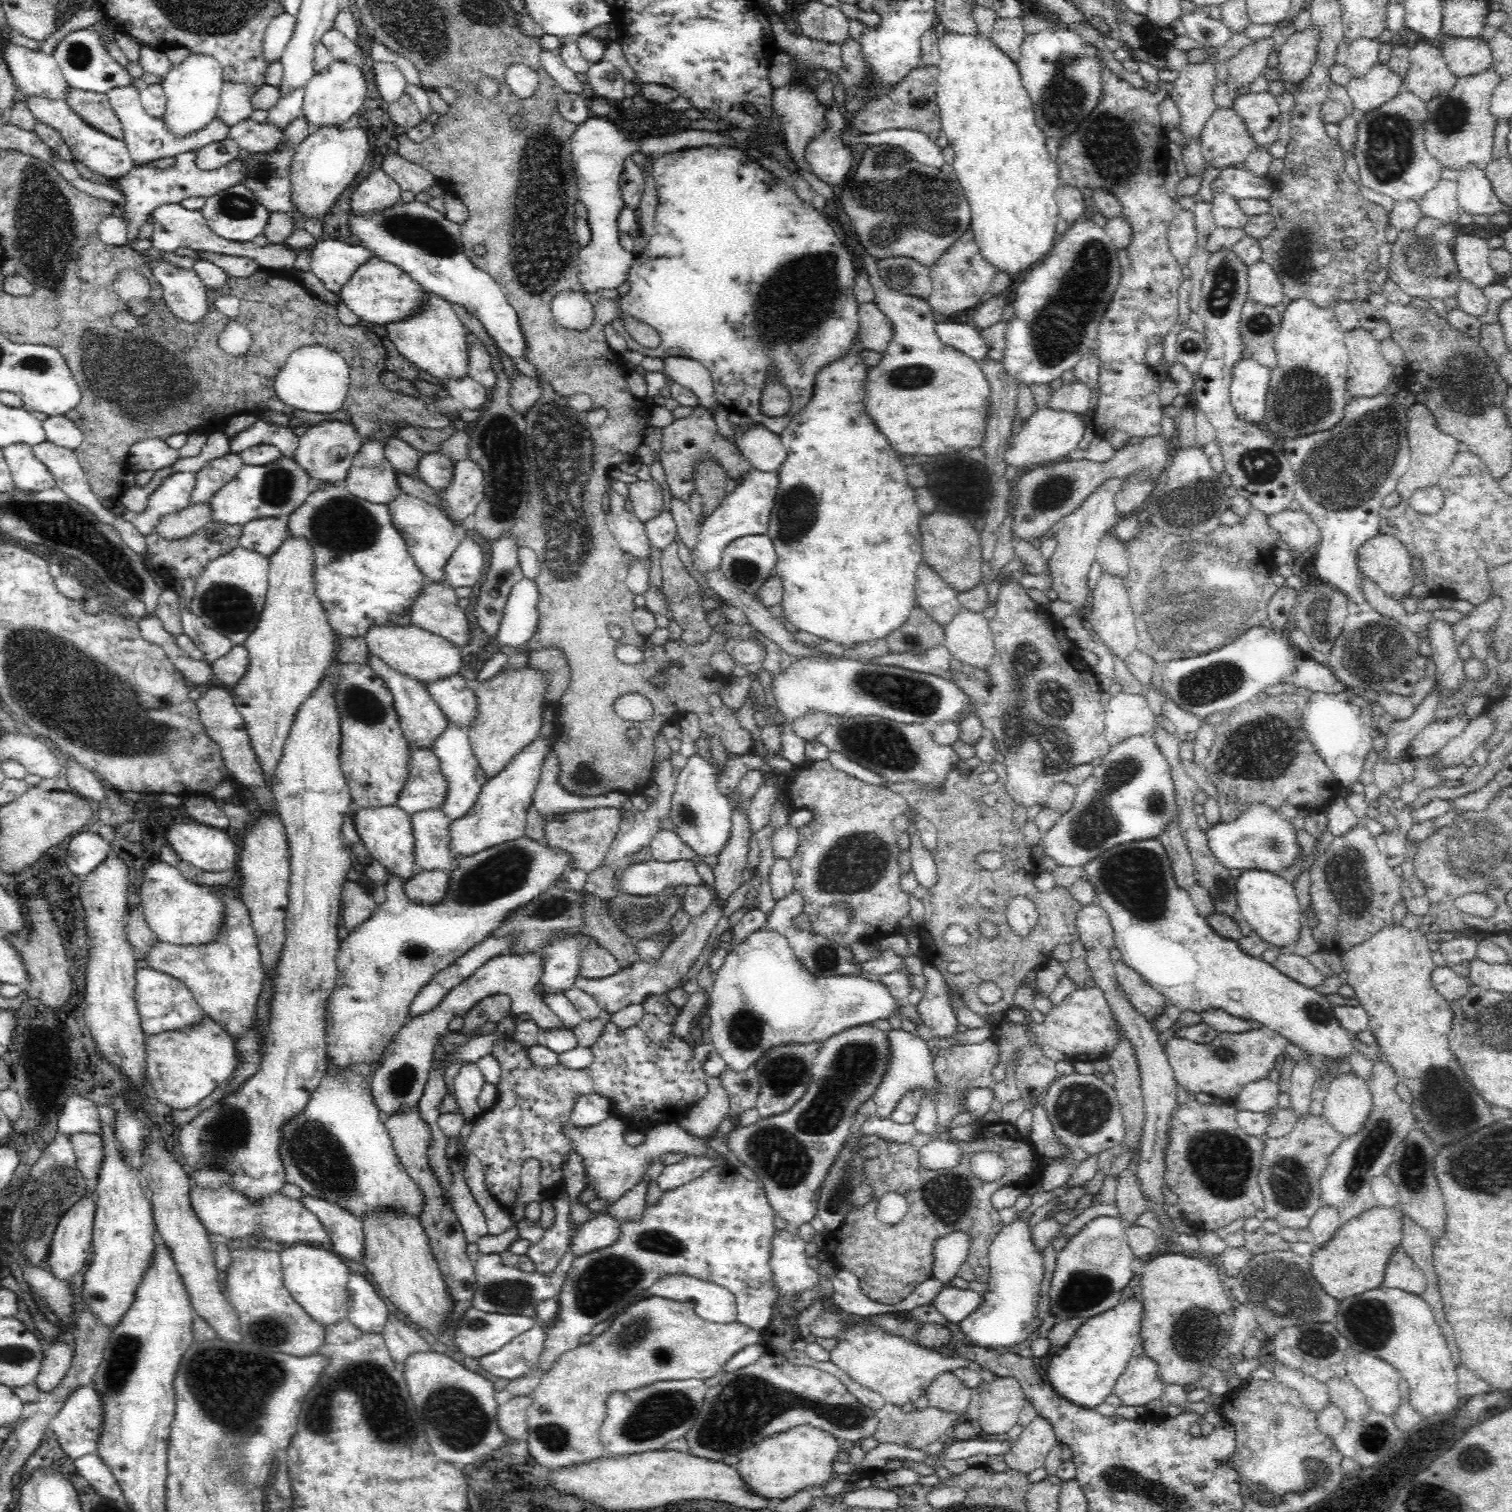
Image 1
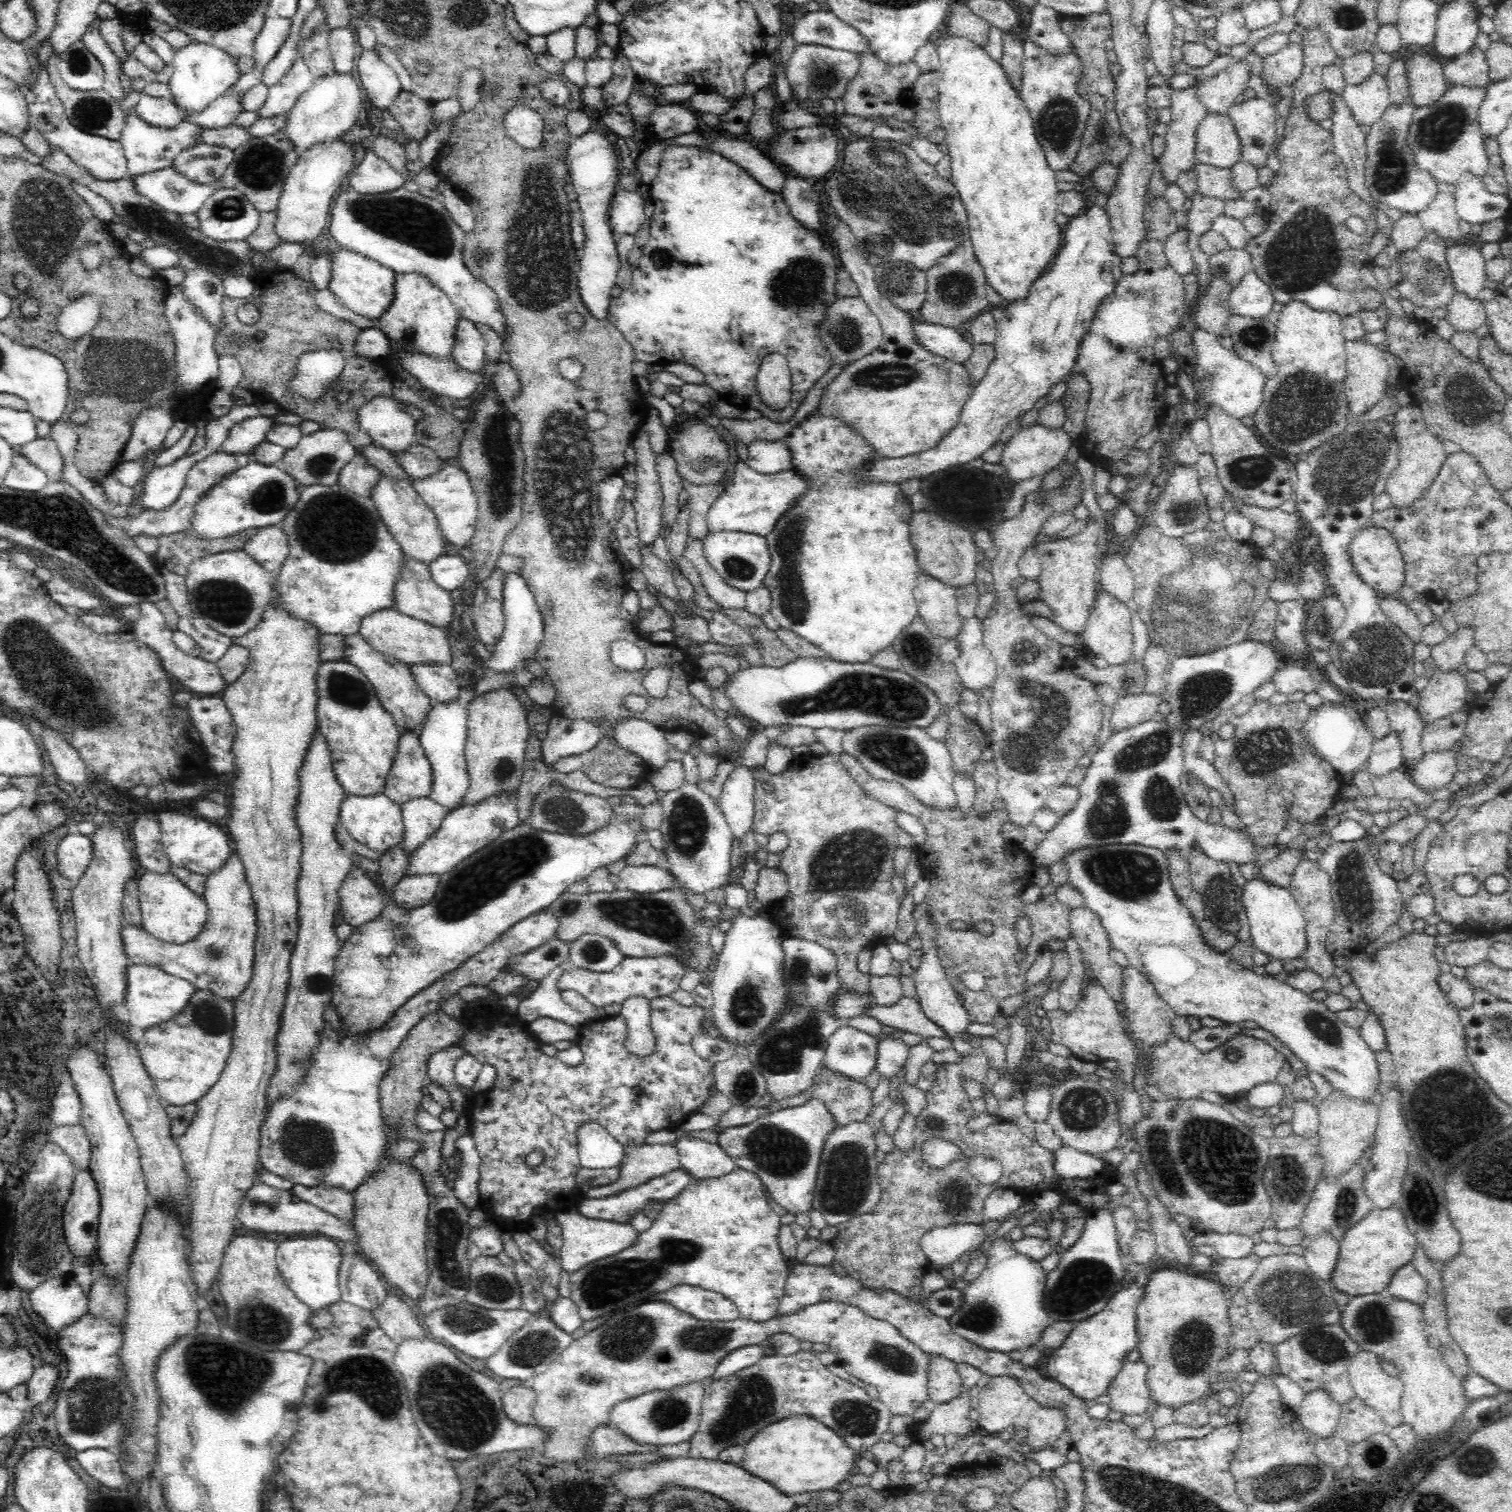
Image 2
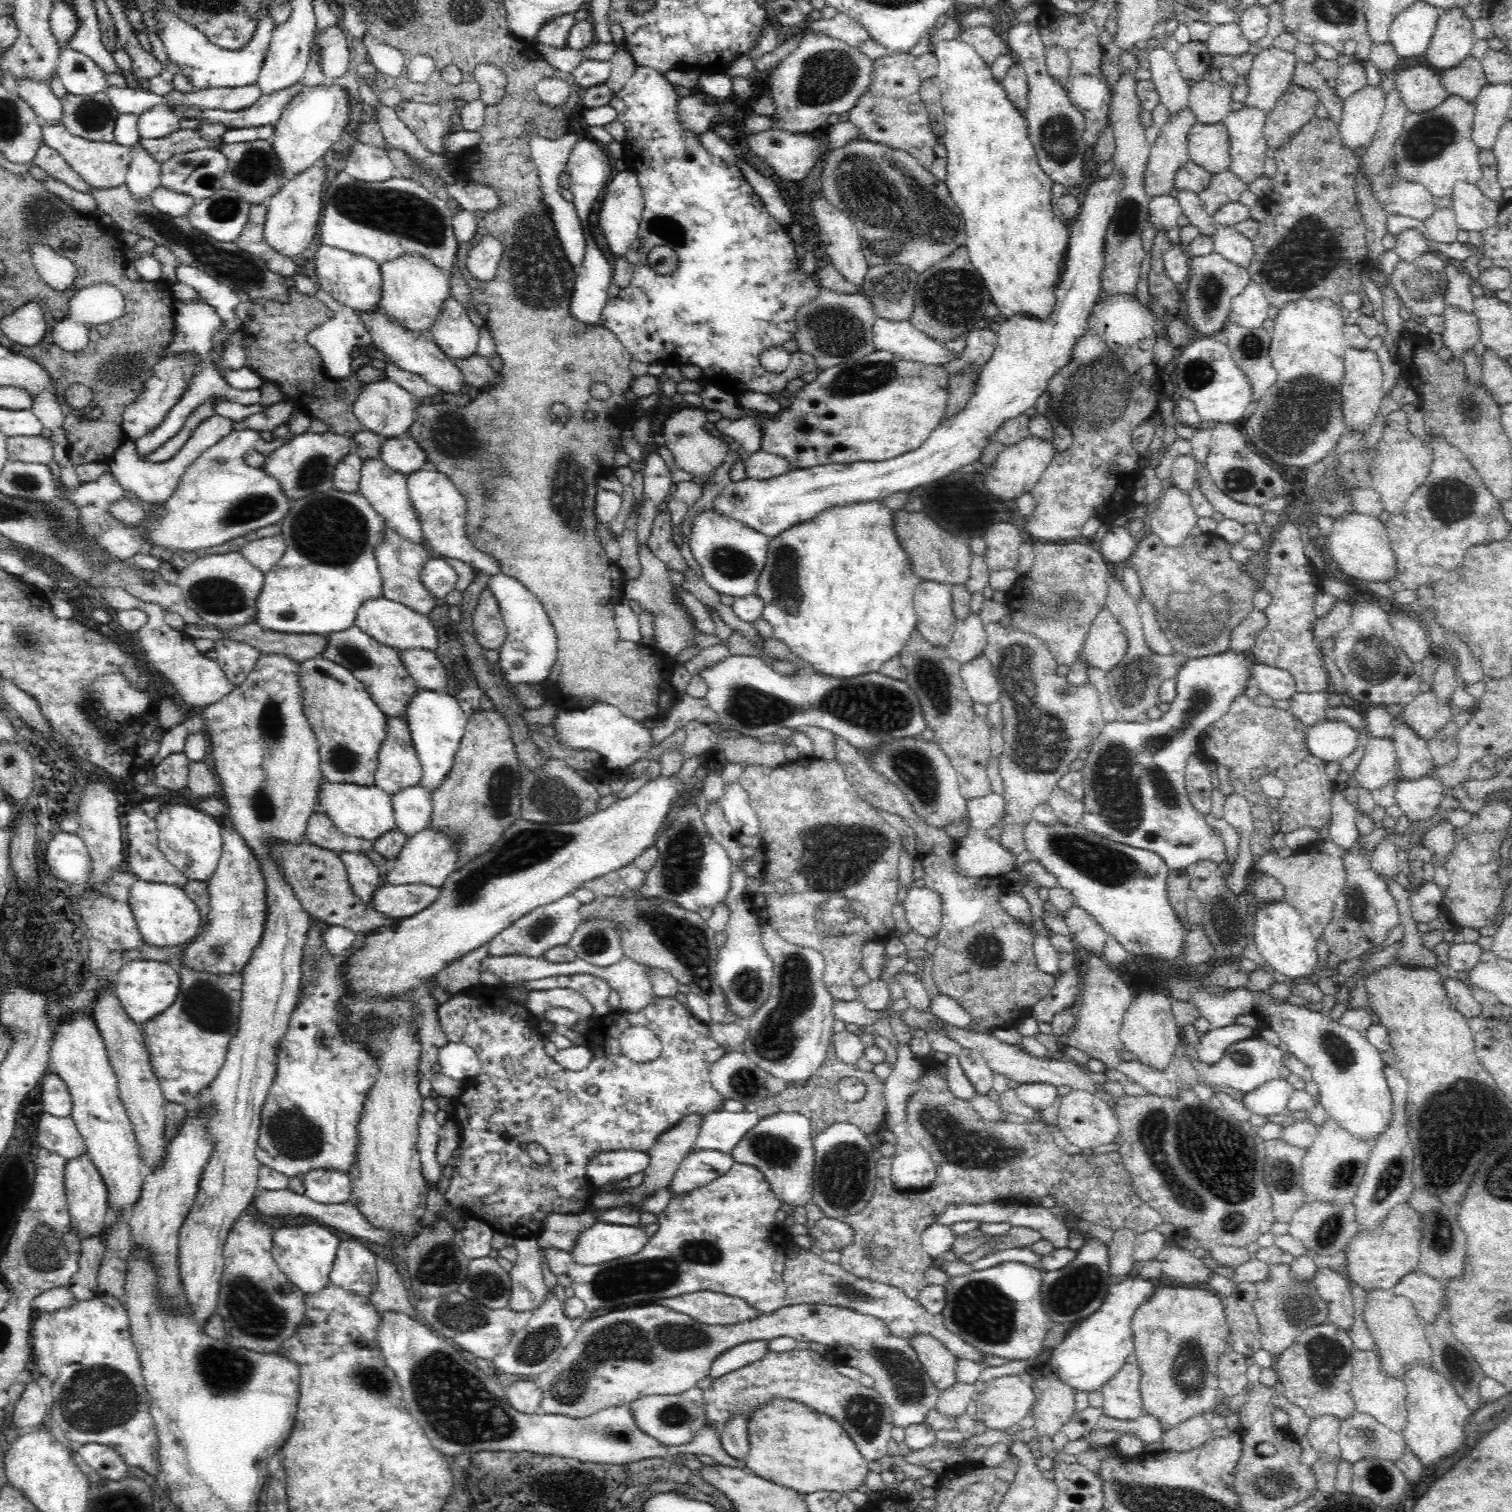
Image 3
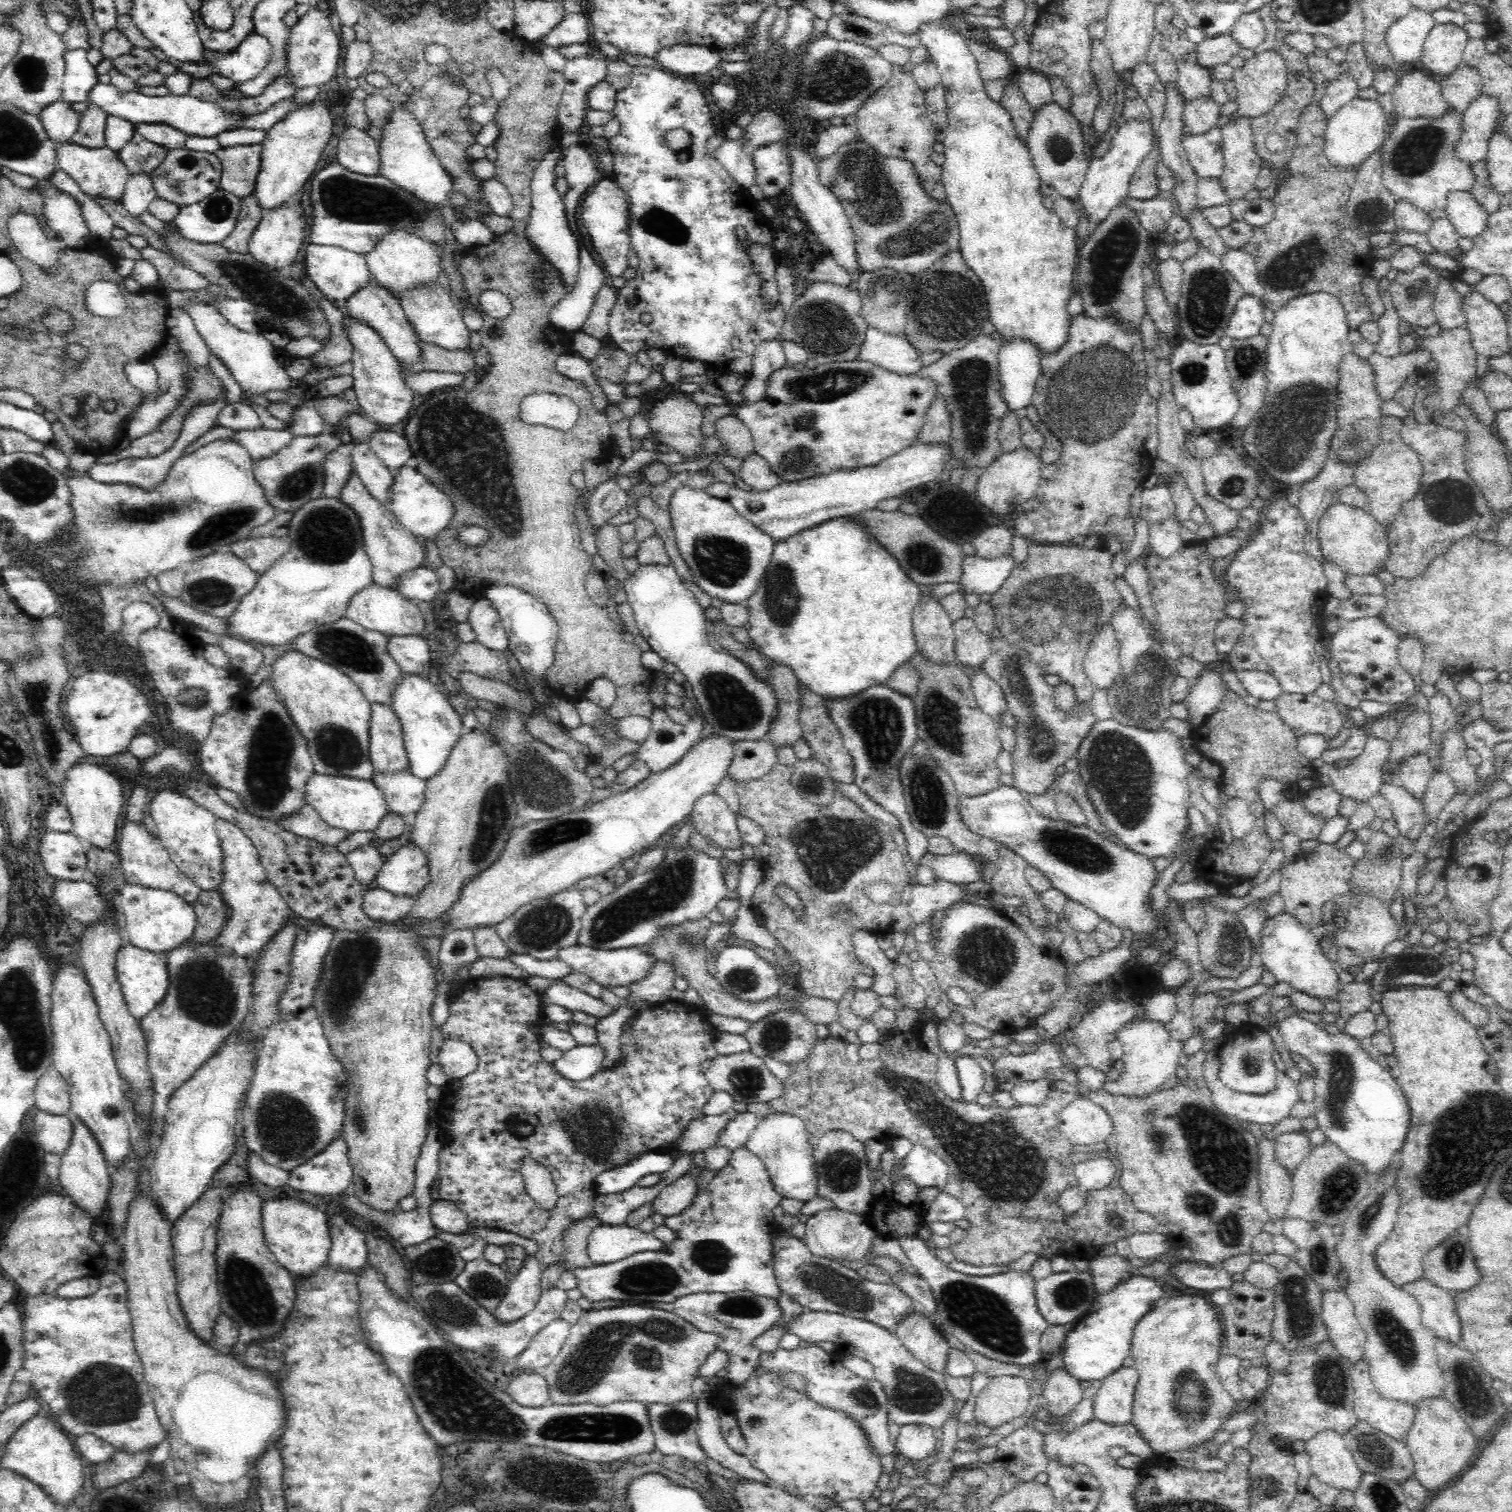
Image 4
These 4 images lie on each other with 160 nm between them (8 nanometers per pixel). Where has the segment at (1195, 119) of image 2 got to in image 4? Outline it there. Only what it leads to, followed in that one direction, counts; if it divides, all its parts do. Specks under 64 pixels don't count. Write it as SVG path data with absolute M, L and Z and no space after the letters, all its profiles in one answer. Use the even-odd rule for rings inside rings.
M1157 143L1150 151L1130 179L1127 190L1127 196L1130 198L1150 200L1158 196L1160 192L1157 187L1155 163L1160 162L1162 159L1160 159L1160 151L1157 150Z

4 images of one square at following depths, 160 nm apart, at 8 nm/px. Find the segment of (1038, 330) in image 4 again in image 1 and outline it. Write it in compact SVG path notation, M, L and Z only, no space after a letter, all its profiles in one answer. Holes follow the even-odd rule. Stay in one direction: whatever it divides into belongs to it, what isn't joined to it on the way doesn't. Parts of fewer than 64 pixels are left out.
M948 32L942 38L939 38L939 53L941 59L939 65L939 74L937 78L937 103L940 111L941 125L947 134L948 145L954 150L954 170L955 180L961 184L964 189L971 210L970 229L973 232L974 240L979 248L982 258L993 266L996 273L1004 272L1010 274L1011 278L1020 277L1026 270L1031 270L1032 266L1038 264L1048 256L1048 253L1056 243L1056 221L1059 218L1059 208L1055 199L1057 188L1061 181L1057 164L1051 160L1048 149L1046 148L1046 137L1035 123L1035 114L1032 101L1021 83L1021 76L1017 65L1014 64L1003 52L997 49L997 46L979 33L974 35L962 35L955 32Z

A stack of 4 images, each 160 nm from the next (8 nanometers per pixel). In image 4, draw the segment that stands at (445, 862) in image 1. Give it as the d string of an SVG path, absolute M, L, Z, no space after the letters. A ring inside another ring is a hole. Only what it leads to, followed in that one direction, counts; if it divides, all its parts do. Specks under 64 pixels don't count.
M408 768L397 771L373 770L369 779L384 795L389 810L402 816L416 814L424 800L426 779L414 776Z

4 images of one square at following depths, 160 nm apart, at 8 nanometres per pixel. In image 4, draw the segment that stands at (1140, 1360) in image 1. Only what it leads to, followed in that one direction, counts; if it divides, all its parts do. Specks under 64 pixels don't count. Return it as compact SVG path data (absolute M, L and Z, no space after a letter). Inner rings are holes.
M1121 1367L1104 1379L1092 1397L1093 1418L1108 1426L1128 1424L1138 1380L1134 1367Z

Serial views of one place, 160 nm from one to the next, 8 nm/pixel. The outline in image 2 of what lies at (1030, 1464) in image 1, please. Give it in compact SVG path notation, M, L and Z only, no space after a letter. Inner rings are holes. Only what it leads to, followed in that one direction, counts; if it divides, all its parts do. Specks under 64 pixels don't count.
M1040 1405L1026 1425L1028 1445L1036 1451L1051 1448L1060 1434L1067 1430L1066 1424L1064 1409Z

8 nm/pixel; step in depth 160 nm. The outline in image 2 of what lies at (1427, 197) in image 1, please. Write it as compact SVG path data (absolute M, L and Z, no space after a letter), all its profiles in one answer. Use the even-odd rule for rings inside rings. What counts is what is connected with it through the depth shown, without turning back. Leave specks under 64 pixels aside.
M1437 192L1428 208L1418 213L1417 217L1427 233L1435 234L1442 241L1463 236L1458 227L1460 219L1455 209L1455 197L1450 192Z

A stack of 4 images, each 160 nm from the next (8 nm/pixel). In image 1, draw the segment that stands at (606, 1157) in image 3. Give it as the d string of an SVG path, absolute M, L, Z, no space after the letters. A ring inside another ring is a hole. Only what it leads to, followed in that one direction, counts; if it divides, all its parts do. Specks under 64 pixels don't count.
M590 1094L578 1098L574 1114L569 1121L574 1128L586 1130L602 1124L610 1116L612 1116L612 1109L609 1102L597 1094Z

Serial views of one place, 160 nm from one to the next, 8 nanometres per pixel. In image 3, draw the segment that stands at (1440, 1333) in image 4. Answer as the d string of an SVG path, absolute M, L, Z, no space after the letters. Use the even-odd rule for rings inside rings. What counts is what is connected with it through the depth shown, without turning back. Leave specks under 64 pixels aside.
M1424 1271L1406 1274L1393 1291L1396 1295L1408 1297L1425 1323L1434 1324L1447 1311L1446 1284Z

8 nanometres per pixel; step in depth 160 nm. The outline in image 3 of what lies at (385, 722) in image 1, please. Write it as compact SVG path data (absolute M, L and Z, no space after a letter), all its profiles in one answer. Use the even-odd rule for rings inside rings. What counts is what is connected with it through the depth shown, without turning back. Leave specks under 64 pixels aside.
M321 656L297 663L295 672L301 712L315 734L318 743L319 761L323 778L333 783L356 783L374 785L377 767L377 748L384 736L386 715L370 698L364 685L347 669Z

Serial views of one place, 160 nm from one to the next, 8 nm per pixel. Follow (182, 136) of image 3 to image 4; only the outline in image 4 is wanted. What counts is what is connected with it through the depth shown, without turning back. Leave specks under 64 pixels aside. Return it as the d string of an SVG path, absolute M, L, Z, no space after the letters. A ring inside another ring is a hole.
M135 130L130 140L120 148L117 154L129 178L132 178L138 174L149 175L164 161L168 151L162 149L162 146L151 143L140 134L140 131Z

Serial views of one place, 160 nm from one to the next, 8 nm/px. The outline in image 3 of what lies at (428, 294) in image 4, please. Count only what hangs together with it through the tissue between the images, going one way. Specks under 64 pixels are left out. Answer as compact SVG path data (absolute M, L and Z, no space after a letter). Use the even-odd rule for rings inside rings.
M451 296L446 297L441 304L440 310L436 313L430 323L428 334L448 358L470 358L477 353L479 329L476 328L467 317L465 310Z

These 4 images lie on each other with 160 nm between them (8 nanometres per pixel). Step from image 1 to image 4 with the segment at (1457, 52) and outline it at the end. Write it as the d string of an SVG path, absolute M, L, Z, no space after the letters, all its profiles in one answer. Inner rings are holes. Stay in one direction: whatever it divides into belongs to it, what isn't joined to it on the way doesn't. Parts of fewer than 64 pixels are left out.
M1463 62L1450 74L1437 82L1441 95L1448 103L1449 110L1458 114L1481 95L1483 80L1476 68L1466 66Z

